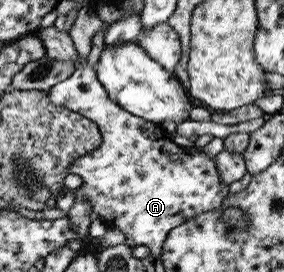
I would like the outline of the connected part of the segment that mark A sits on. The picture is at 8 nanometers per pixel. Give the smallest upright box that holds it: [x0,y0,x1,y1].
[47,66,229,256]

